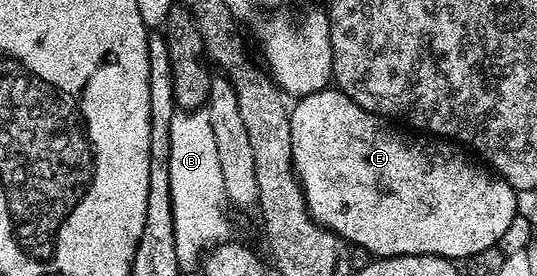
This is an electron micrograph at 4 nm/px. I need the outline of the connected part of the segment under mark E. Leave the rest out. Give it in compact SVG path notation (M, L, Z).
M337 88L318 90L306 94L290 107L291 112L291 165L295 167L295 177L299 180L299 189L307 202L307 210L312 218L321 220L321 225L327 230L339 235L344 242L371 256L392 258L404 254L436 254L442 258L460 260L471 258L482 250L490 248L494 242L499 242L507 234L507 229L517 222L516 190L504 178L493 176L490 169L484 168L478 161L470 162L468 155L454 141L444 140L438 136L416 136L396 128L390 121L377 114L370 114L365 108L358 106L349 96L345 96Z

